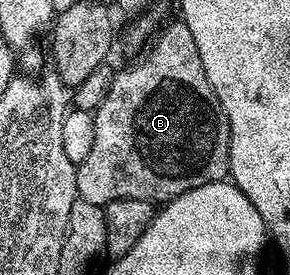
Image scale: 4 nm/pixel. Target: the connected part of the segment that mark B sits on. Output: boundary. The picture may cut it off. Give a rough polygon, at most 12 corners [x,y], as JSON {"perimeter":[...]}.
{"perimeter":[[168,22],[93,112],[81,200],[227,180],[230,125]]}

